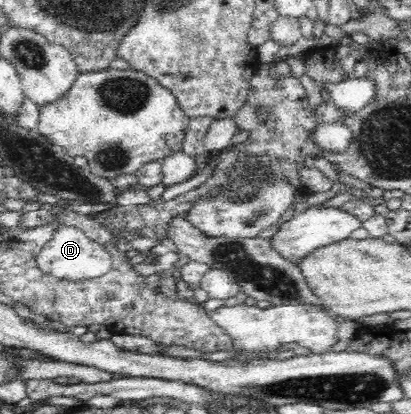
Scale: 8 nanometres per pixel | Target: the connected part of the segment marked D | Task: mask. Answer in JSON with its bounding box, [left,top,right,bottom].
[36,226,111,281]

